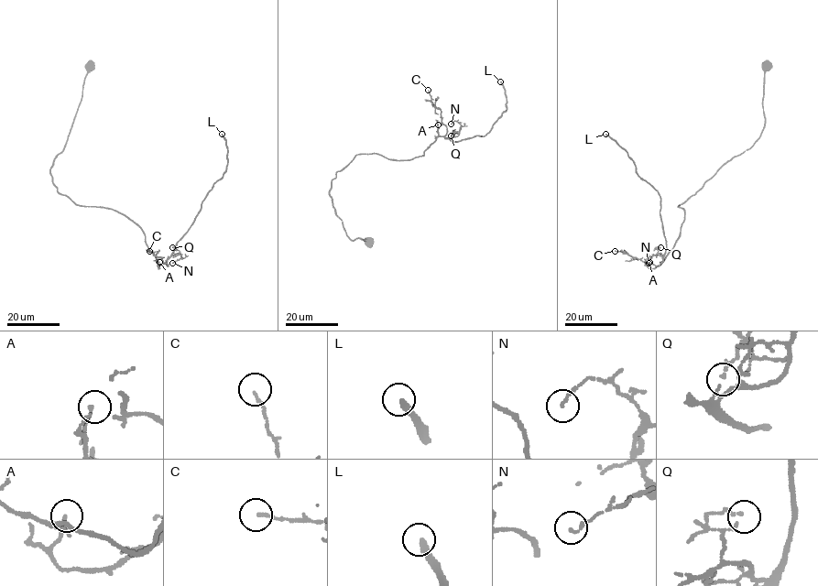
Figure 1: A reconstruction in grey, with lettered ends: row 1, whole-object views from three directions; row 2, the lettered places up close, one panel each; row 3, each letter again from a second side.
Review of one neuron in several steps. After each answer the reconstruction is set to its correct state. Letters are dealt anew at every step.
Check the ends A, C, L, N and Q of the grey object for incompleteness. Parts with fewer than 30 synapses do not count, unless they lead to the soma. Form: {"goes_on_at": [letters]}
{"goes_on_at": ["L"]}

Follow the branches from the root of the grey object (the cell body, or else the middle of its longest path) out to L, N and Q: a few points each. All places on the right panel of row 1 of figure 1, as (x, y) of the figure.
L: (767, 65), (759, 137), (678, 206), (684, 211), (679, 237), (660, 264), (666, 240), (660, 196), (605, 134)
N: (767, 65), (759, 137), (678, 206), (684, 211), (679, 239), (660, 264), (660, 255), (648, 263)
Q: (767, 65), (759, 137), (678, 206), (684, 211), (679, 237), (660, 264), (660, 247)

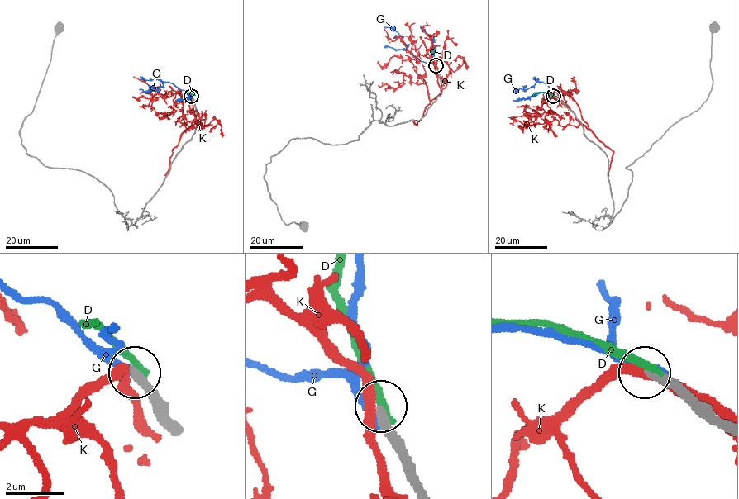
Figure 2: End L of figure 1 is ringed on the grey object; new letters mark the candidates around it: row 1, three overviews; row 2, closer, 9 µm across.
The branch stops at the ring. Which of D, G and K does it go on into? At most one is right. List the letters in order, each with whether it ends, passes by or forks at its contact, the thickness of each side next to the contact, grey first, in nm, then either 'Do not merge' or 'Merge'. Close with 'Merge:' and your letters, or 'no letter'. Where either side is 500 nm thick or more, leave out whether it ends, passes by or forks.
D: It ends there. Thickness 360 nm (grey) against 220 nm. Do not merge
G: It ends there. Thickness 360 nm (grey) against 260 nm. Do not merge
K: It passes by. Thickness 360 nm (grey) against 340 nm. Do not merge
Merge: no letter

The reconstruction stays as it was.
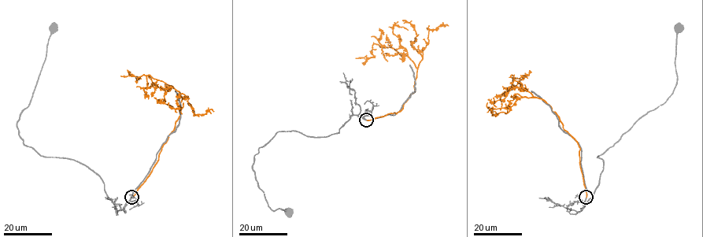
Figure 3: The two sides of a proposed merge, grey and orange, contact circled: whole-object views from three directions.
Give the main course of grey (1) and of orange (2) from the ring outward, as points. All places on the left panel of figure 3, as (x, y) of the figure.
1: (131, 197), (116, 210), (98, 175), (74, 160), (42, 157), (19, 135), (16, 121), (29, 105), (53, 27)
2: (131, 197), (152, 169), (174, 128), (183, 97), (171, 86), (149, 75), (138, 79), (120, 75)

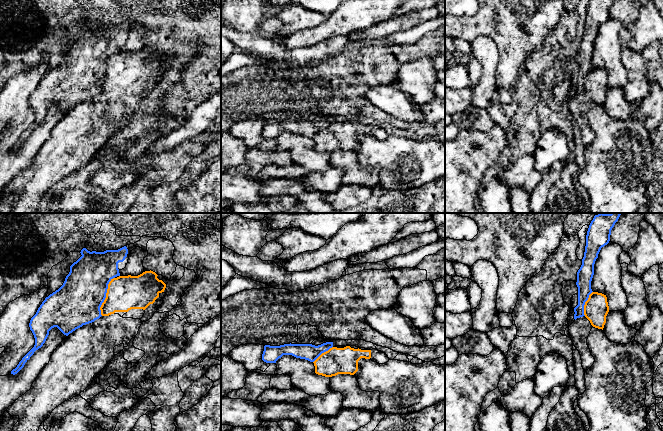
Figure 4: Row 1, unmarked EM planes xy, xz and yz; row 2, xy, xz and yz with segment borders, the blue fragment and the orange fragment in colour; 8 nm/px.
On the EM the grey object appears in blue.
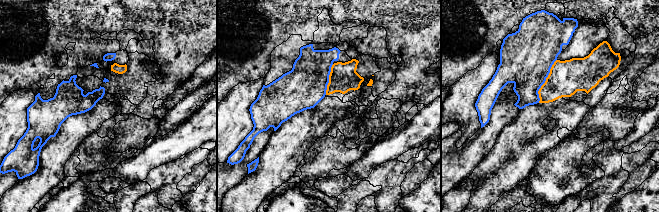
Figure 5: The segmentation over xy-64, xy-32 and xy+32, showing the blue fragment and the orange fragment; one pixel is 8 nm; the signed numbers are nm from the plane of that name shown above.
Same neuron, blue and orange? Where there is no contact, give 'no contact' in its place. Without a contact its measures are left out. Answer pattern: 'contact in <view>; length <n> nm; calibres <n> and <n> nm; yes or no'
contact in xy; length 320 nm; calibres 380 and 280 nm; no

